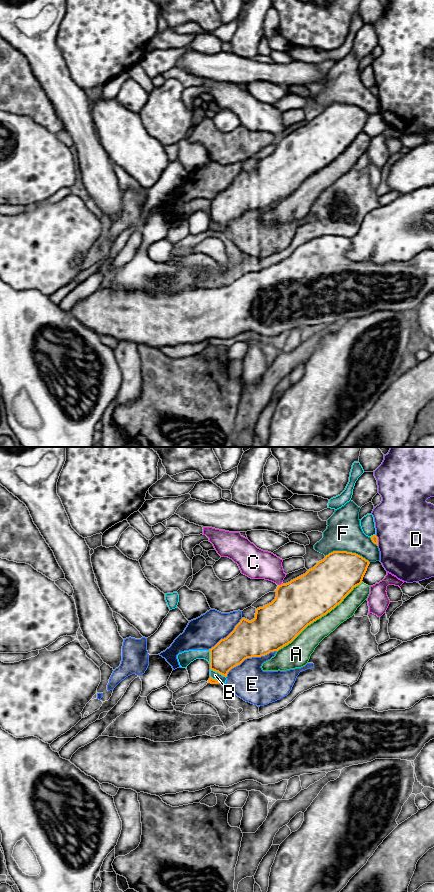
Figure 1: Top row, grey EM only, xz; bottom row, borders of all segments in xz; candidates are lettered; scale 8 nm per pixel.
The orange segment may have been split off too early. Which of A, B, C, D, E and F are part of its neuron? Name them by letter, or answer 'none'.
none

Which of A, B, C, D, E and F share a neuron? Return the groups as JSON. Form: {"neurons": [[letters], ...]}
{"neurons": [["A"], ["B"], ["C"], ["D"], ["E"], ["F"]]}

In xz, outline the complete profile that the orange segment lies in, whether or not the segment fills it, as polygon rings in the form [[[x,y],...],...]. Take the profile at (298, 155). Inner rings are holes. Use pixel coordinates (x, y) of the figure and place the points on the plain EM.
[[[333,103],[309,121],[305,126],[291,132],[286,136],[278,137],[275,151],[256,161],[255,170],[251,173],[242,170],[234,182],[224,191],[221,191],[210,203],[210,221],[227,229],[228,224],[240,217],[245,211],[261,209],[270,204],[278,203],[291,195],[308,177],[326,167],[353,142],[362,135],[370,114],[362,108],[347,104]]]

